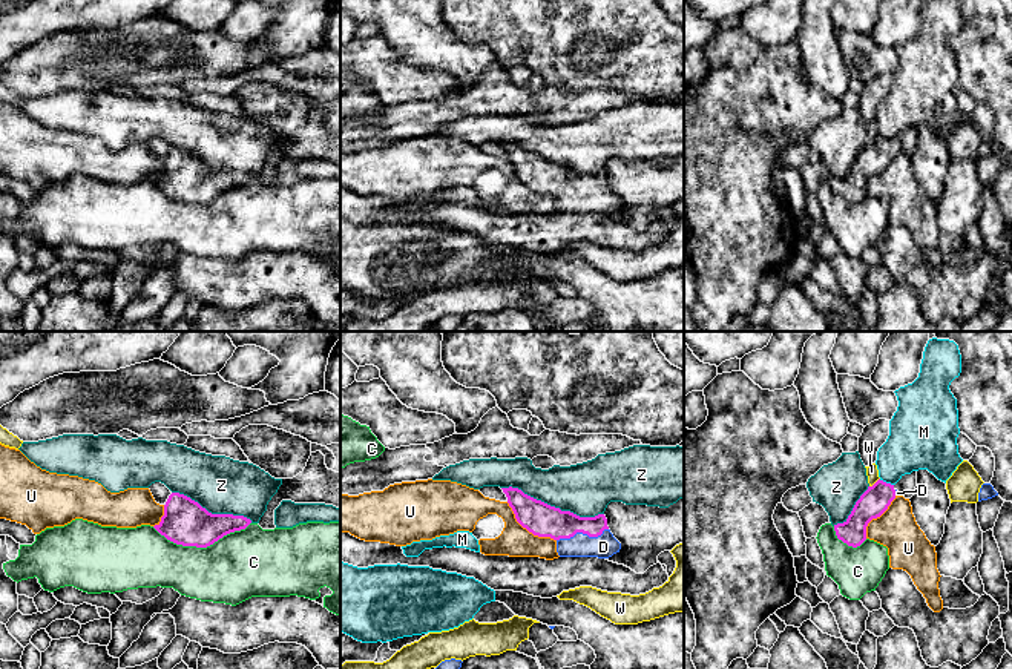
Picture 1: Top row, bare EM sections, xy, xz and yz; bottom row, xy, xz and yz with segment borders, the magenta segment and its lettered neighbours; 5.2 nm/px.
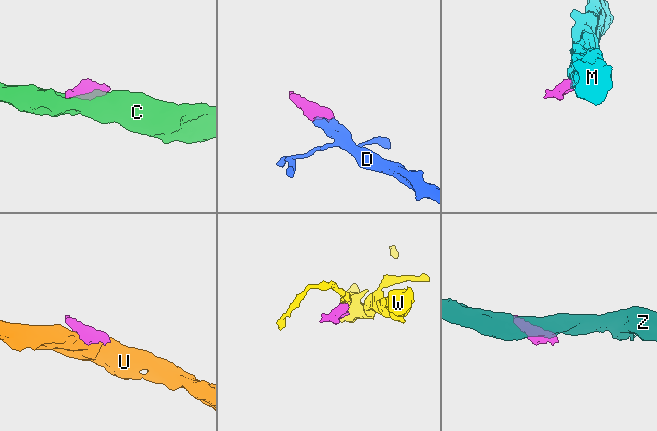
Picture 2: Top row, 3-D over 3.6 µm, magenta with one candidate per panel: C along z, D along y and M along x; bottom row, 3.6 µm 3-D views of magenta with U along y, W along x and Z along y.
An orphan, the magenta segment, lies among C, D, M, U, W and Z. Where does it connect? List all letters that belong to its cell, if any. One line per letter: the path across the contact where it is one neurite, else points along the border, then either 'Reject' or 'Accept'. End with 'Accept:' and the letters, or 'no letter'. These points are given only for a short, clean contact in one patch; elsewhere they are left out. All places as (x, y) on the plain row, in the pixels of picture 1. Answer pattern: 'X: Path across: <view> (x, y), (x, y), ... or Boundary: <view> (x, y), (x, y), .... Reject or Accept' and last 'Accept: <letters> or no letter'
C: Reject
D: Path across: xz (540, 175), (571, 187), (581, 187), (603, 203). Accept
M: Boundary: yz (879, 135), (893, 141). Reject
U: Reject
W: Boundary: yz (879, 134), (870, 143). Reject
Z: Reject
Accept: D

